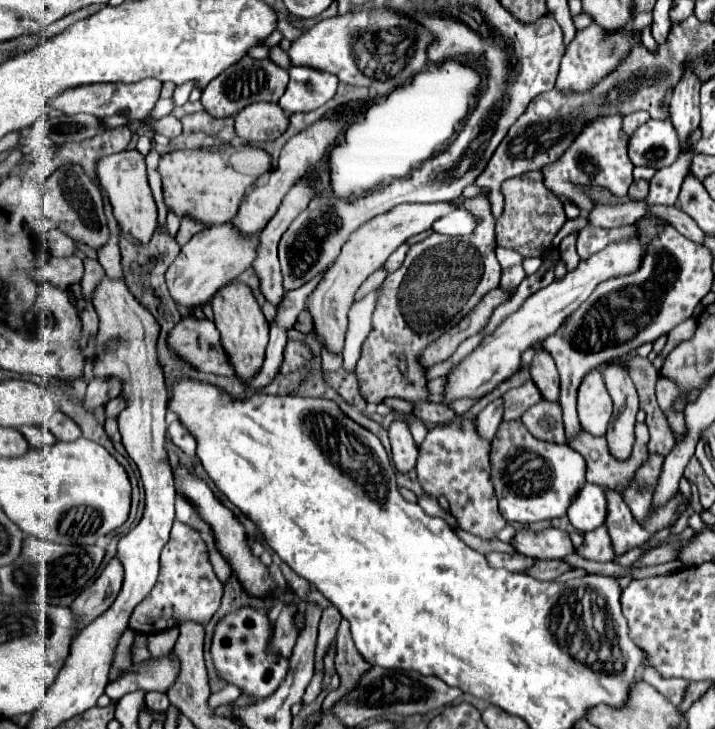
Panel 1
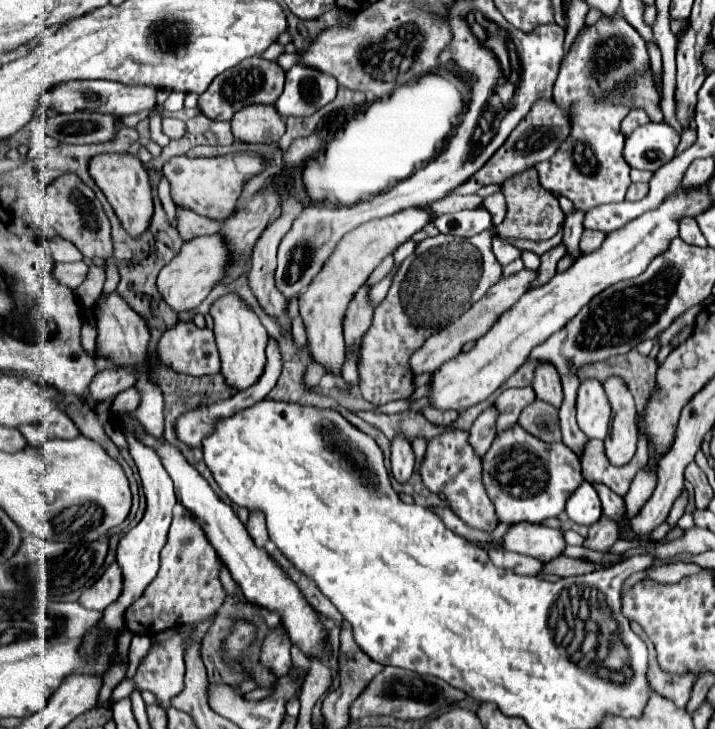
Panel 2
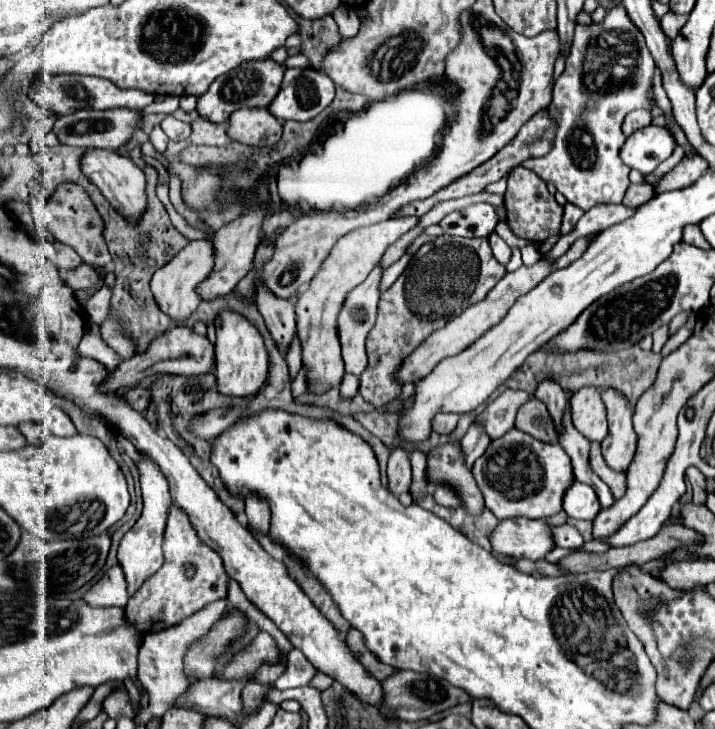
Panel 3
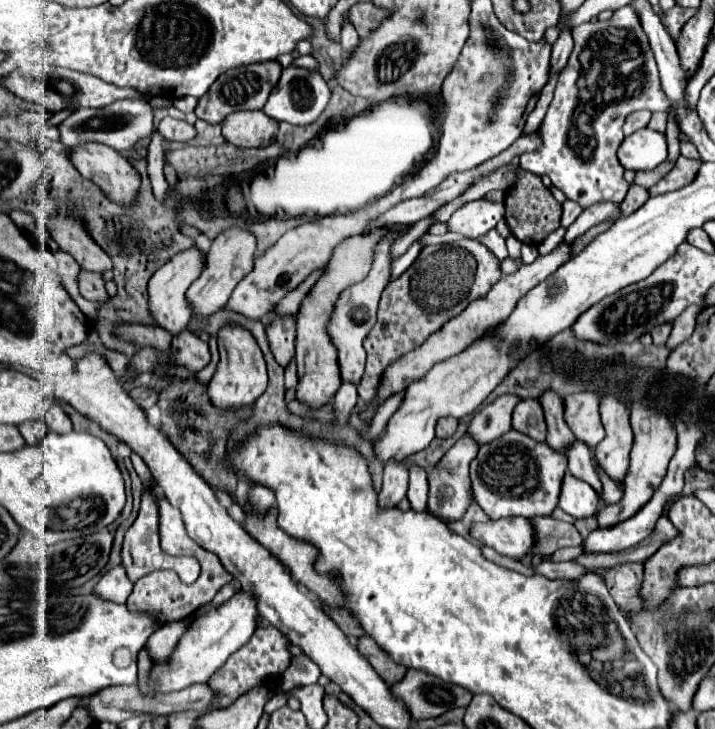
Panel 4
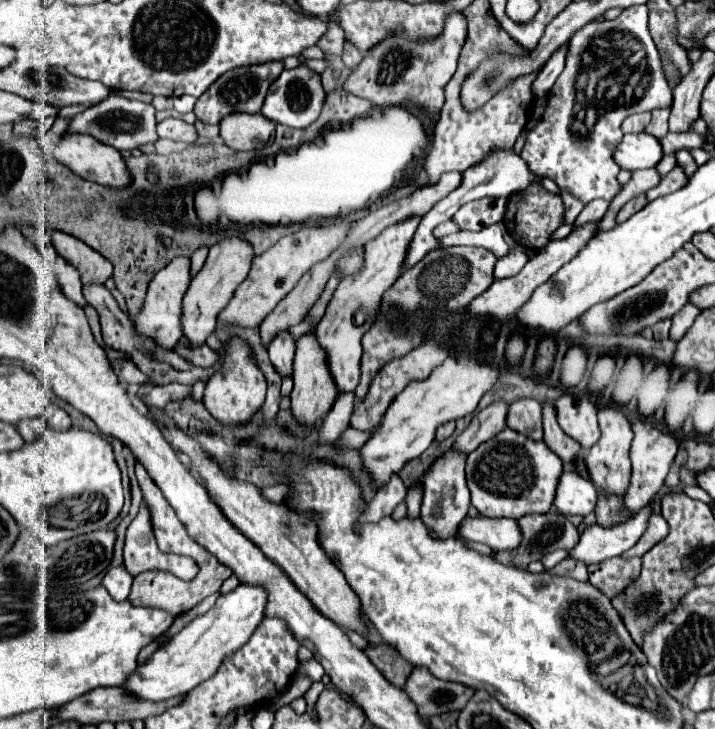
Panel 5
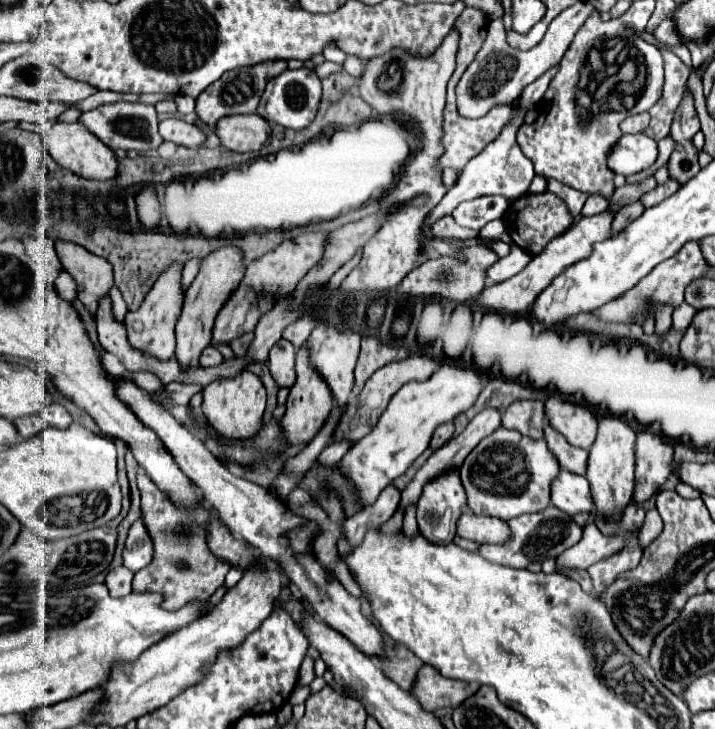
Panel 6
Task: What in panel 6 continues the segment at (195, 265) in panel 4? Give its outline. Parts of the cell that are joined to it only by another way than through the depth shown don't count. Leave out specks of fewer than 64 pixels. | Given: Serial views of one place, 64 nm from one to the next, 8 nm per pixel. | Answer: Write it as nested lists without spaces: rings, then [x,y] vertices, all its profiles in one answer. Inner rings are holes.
[[[172,264],[172,268],[168,268],[168,272],[164,272],[156,280],[156,284],[144,298],[138,312],[128,312],[124,318],[130,344],[134,348],[140,348],[144,354],[158,356],[160,360],[174,356],[174,350],[176,350],[176,330],[174,328],[176,328],[176,320],[180,316],[180,308],[184,300],[182,270],[184,270],[184,264]]]

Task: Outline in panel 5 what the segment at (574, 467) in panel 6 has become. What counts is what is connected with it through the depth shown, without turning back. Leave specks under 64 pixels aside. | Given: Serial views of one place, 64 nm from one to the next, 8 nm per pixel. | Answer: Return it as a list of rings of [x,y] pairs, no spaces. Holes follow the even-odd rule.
[[[544,402],[542,408],[544,408],[544,442],[554,454],[558,454],[566,464],[570,464],[580,452],[580,444],[576,444],[576,440],[566,436],[566,432],[560,428],[556,420],[556,408],[552,402]]]

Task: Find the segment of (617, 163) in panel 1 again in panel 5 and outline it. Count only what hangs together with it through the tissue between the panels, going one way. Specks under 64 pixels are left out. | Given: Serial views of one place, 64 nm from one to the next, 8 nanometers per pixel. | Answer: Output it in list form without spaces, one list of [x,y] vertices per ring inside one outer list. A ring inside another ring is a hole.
[[[646,4],[624,8],[618,18],[592,20],[572,36],[566,68],[548,92],[546,112],[538,126],[528,134],[520,156],[526,160],[528,168],[532,168],[534,176],[554,180],[560,190],[570,192],[582,204],[588,204],[596,198],[610,202],[622,190],[622,184],[616,178],[620,166],[614,162],[614,150],[622,140],[620,124],[630,114],[668,108],[670,104],[672,90],[664,80],[660,56],[648,32],[648,8]]]

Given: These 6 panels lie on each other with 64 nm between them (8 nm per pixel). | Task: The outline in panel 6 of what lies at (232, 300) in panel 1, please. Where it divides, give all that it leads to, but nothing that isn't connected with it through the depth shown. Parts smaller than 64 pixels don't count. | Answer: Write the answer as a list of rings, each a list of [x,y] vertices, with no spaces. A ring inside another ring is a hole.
[[[240,370],[234,378],[214,380],[204,388],[202,394],[204,394],[202,412],[206,414],[208,422],[216,428],[216,432],[228,438],[248,438],[260,430],[262,414],[266,408],[266,388],[254,372]]]

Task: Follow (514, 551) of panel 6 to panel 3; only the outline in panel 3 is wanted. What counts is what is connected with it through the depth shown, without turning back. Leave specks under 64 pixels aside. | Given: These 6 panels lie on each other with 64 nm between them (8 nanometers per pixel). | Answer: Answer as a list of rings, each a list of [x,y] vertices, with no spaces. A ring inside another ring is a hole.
[[[562,524],[562,526],[552,526],[554,538],[556,538],[556,546],[564,546],[564,548],[578,548],[582,546],[582,536],[576,528]]]

